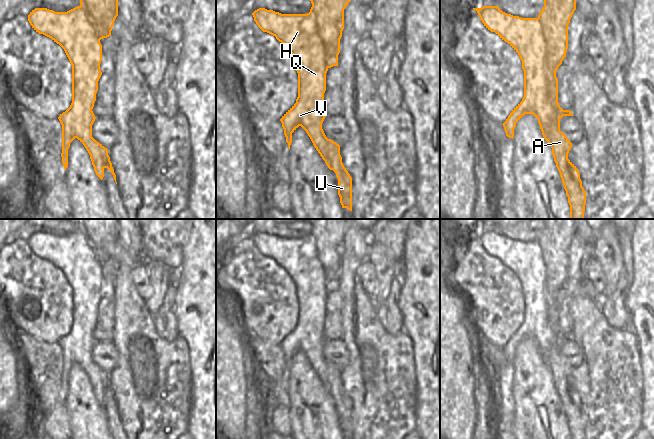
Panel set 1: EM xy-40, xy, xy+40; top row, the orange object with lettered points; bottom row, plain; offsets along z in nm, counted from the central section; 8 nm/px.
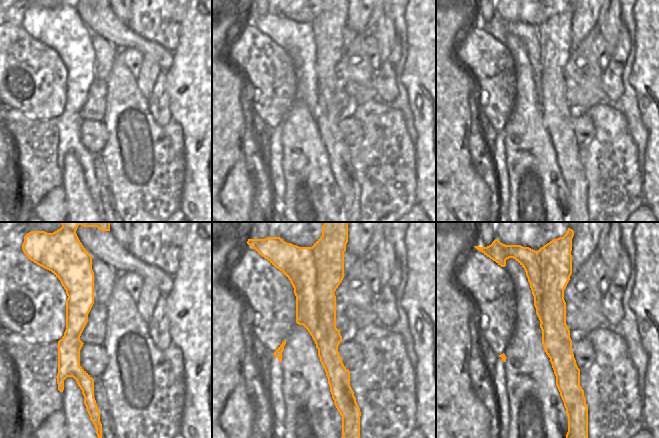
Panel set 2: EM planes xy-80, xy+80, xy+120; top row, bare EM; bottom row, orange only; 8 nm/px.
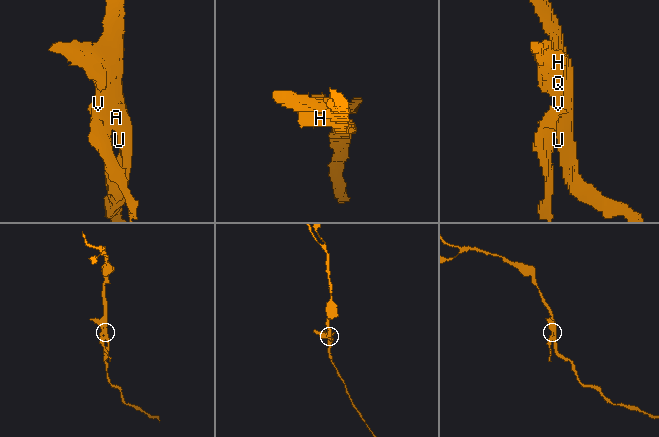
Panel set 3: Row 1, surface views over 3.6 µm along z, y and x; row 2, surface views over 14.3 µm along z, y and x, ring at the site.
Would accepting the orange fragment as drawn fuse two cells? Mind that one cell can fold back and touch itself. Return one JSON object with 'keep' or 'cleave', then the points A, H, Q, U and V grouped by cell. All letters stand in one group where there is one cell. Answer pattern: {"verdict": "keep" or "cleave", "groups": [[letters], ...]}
{"verdict": "cleave", "groups": [["A", "U"], ["H", "Q", "V"]]}

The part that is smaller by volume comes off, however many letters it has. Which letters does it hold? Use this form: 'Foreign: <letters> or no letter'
Foreign: H, Q, V

